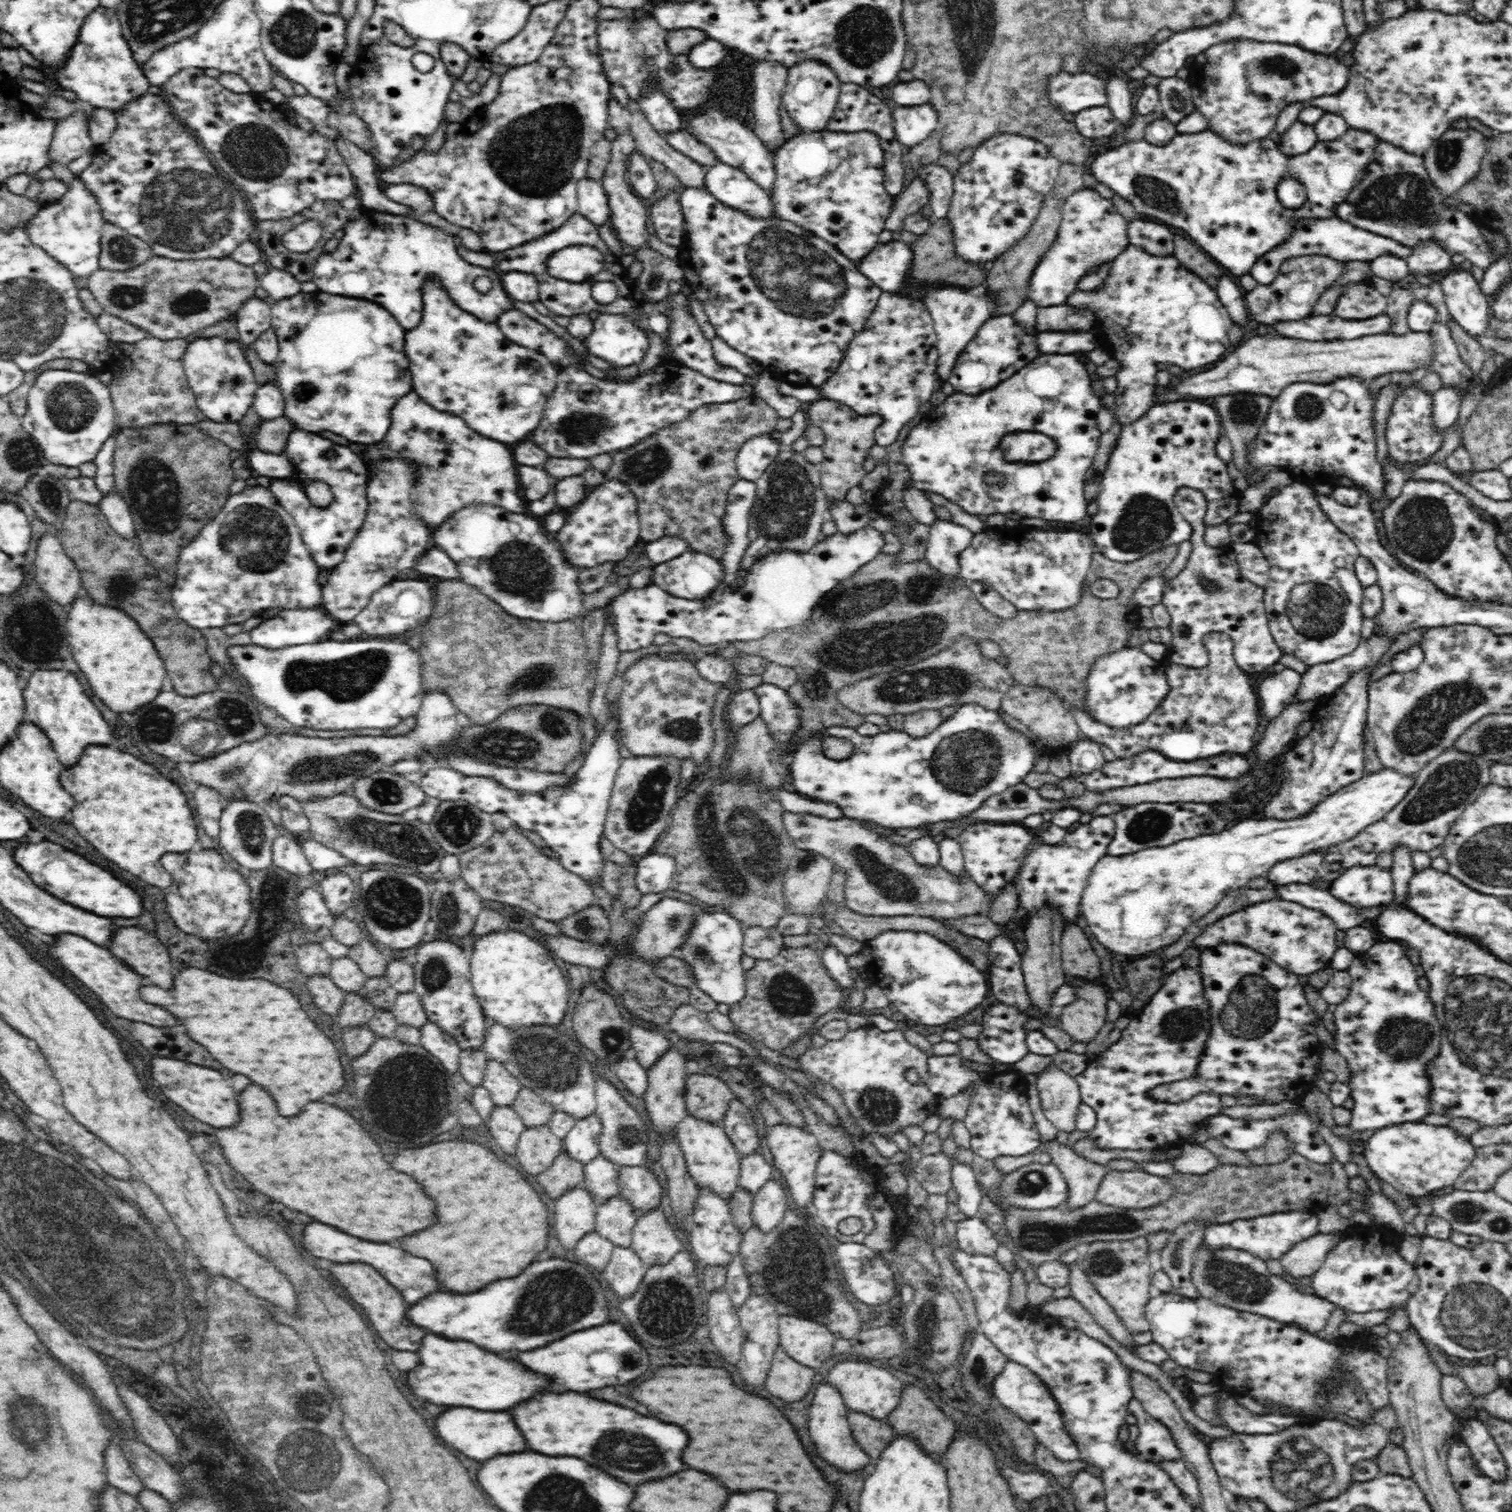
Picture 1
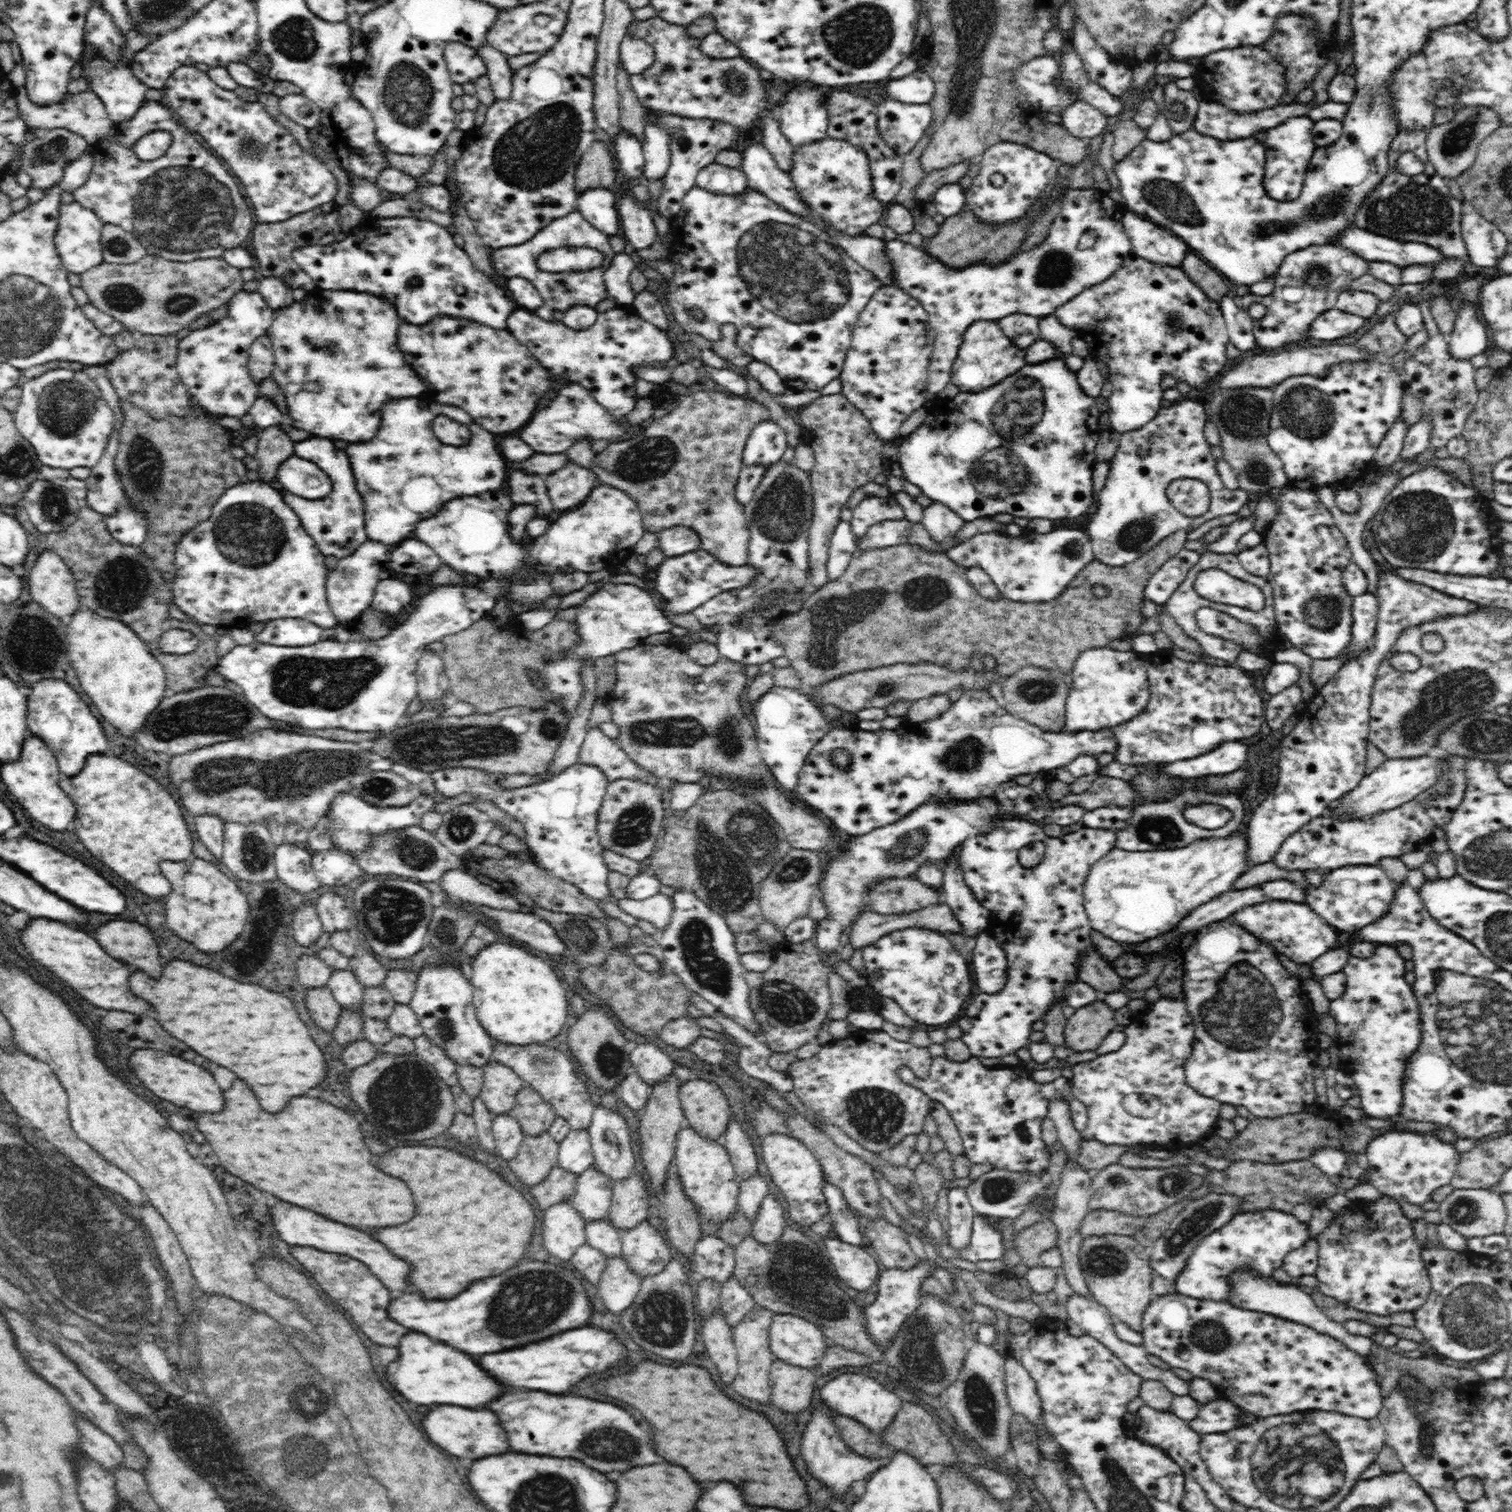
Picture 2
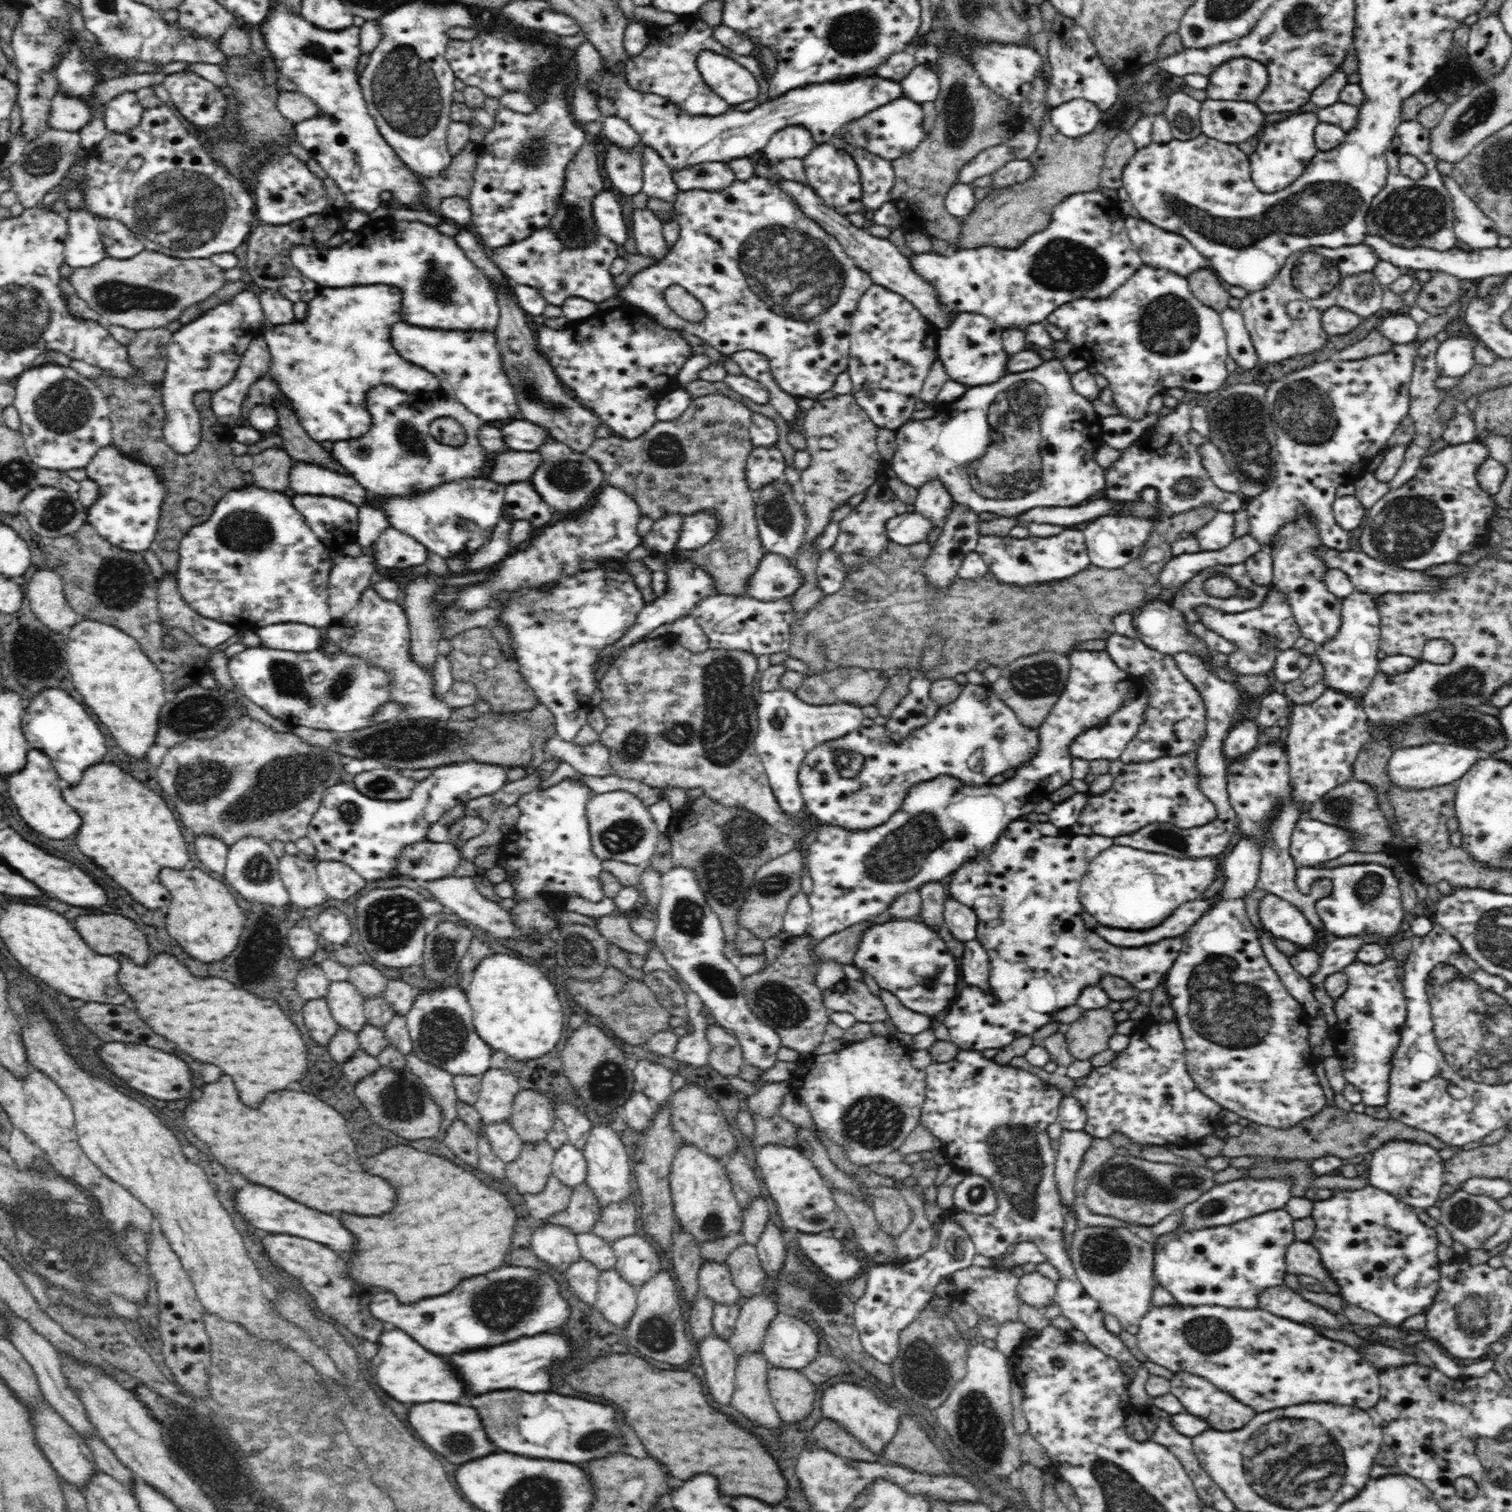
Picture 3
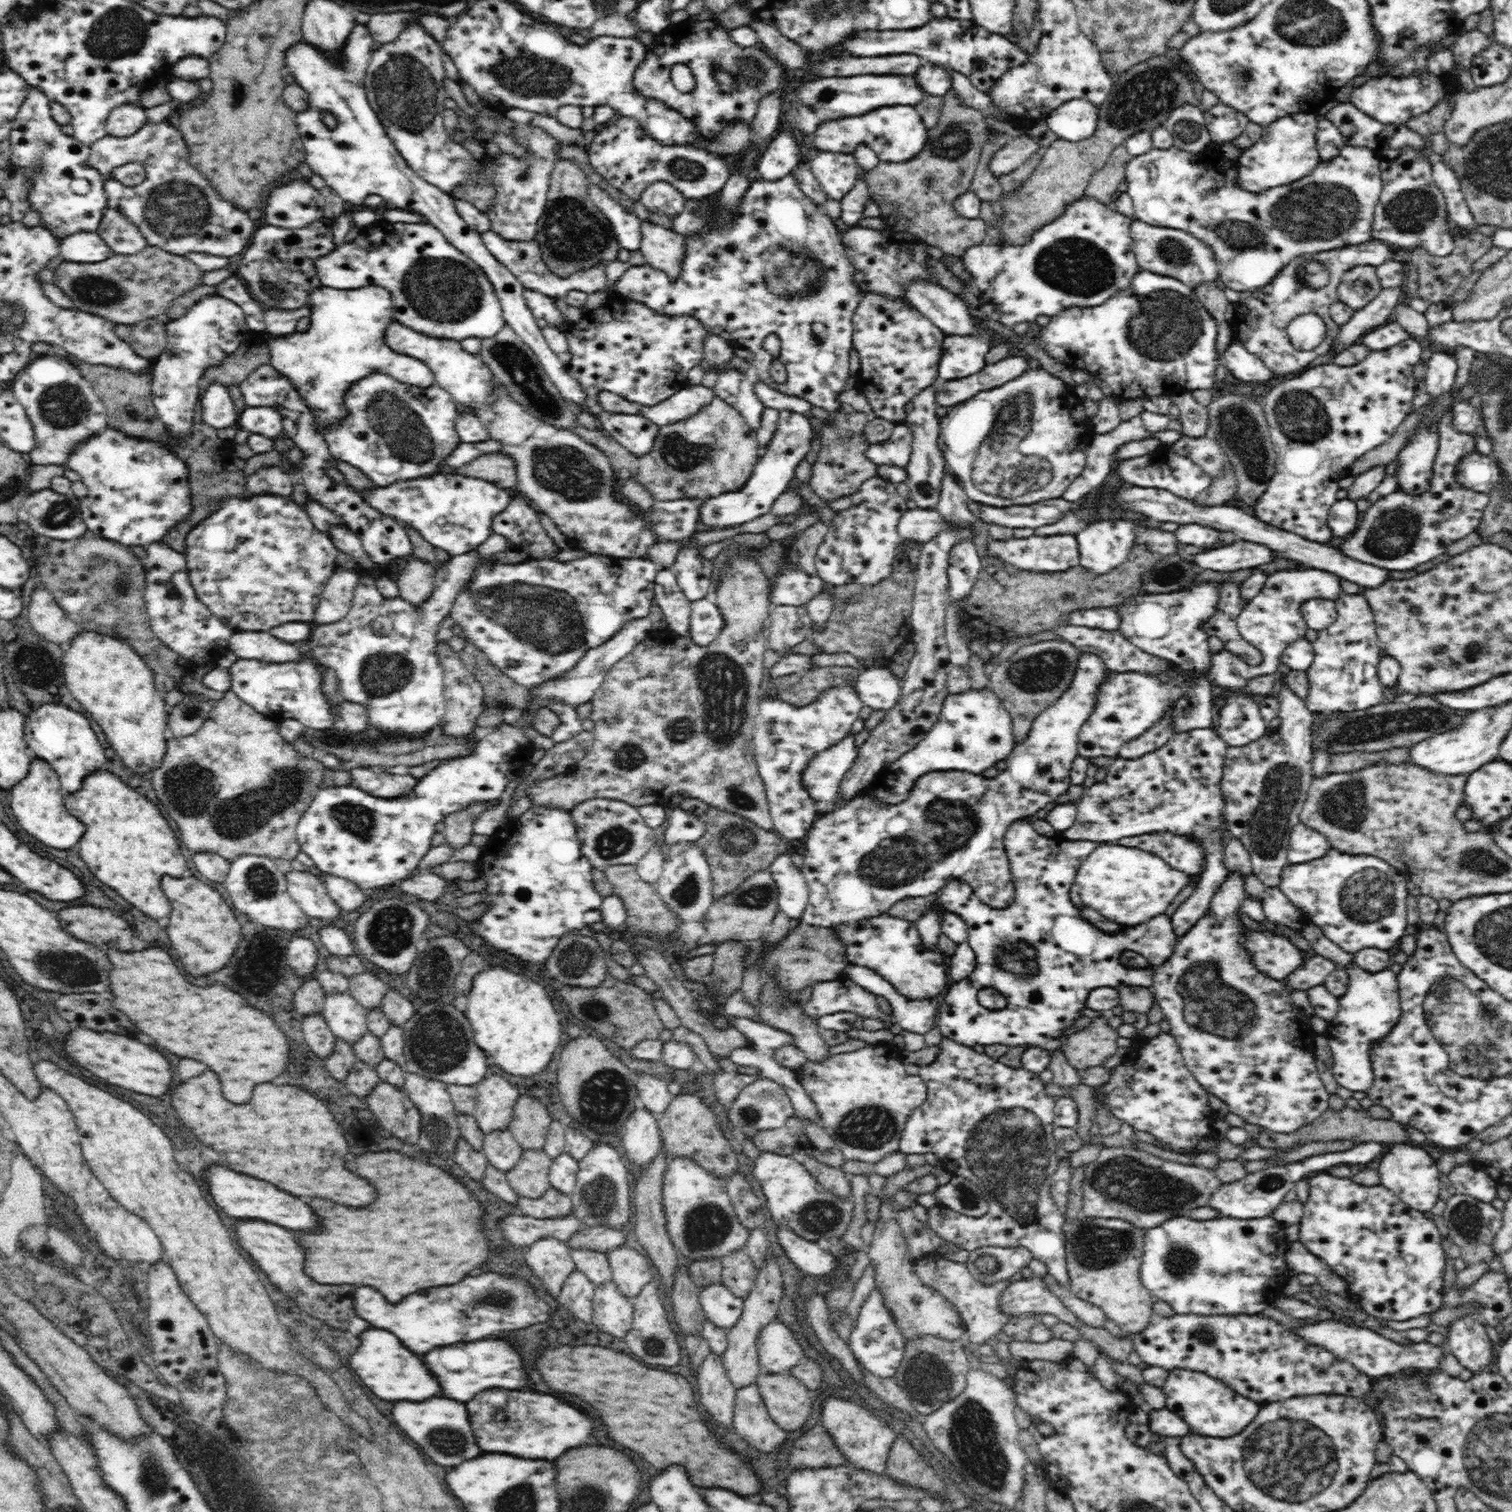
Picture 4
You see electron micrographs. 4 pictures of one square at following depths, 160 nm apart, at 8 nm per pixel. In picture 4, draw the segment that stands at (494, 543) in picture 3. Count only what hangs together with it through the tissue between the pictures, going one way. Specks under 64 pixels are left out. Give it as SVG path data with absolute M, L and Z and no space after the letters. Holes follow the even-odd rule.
M477 550L451 557L445 564L438 564L434 577L433 593L419 605L407 603L404 599L382 598L376 590L374 578L362 578L356 585L354 604L350 612L336 624L314 625L312 636L300 644L289 644L276 638L268 631L239 631L230 638L228 649L239 659L261 660L262 662L300 662L316 660L314 664L325 670L332 668L338 678L337 690L341 700L363 704L367 708L368 725L377 728L383 736L414 740L434 726L440 725L445 715L444 670L437 655L438 628L442 620L451 612L453 600L462 587L470 582L476 568L485 562L477 555Z

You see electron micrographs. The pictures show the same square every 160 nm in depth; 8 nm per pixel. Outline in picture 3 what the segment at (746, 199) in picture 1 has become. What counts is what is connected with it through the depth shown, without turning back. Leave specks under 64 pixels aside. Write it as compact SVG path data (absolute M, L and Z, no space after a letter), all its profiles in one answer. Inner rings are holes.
M704 162L690 168L671 171L679 190L721 191L737 180L734 171L724 162Z

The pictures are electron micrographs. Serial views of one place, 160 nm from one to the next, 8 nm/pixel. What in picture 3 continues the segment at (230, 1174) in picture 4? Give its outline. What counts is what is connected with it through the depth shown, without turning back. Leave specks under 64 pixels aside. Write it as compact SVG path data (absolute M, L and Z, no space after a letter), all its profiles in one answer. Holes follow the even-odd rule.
M246 1184L244 1188L238 1190L236 1198L234 1198L234 1206L236 1210L248 1220L252 1222L256 1228L266 1230L270 1234L294 1234L300 1238L308 1238L320 1244L330 1246L332 1250L340 1250L340 1252L352 1252L354 1246L354 1238L352 1234L342 1226L342 1222L326 1212L318 1212L312 1210L308 1206L302 1206L266 1186L258 1186L258 1184Z

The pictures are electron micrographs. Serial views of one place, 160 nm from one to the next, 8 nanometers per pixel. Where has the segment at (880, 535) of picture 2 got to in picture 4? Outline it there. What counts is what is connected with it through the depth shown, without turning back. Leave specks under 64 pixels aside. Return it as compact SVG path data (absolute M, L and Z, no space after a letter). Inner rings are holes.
M916 508L900 517L897 530L903 541L923 545L938 537L944 530L954 531L958 528L957 522L945 522L935 509Z

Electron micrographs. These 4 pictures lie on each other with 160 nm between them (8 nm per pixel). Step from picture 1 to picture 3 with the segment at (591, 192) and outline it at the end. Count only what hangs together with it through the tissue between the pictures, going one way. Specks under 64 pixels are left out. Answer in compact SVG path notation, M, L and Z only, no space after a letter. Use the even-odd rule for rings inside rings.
M604 190L594 197L592 215L600 234L607 236L617 246L624 245L628 240L628 226L622 215L622 206L611 191Z

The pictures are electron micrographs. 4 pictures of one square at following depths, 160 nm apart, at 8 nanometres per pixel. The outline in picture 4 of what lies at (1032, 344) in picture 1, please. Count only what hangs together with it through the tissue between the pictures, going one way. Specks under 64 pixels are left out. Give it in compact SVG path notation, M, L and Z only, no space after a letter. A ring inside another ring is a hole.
M974 317L980 332L974 336L948 336L942 340L938 376L944 380L959 379L976 374L986 366L986 356L992 350L992 329L982 323L983 319Z

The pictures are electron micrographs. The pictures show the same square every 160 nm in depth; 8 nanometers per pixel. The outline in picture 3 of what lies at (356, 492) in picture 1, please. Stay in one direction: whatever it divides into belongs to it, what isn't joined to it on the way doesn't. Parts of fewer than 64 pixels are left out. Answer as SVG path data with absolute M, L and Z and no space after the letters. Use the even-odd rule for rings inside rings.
M294 495L293 506L298 506L300 514L304 516L313 534L319 538L329 550L341 550L349 544L357 542L357 532L359 526L359 511L354 504L342 500L338 497L318 496L318 495Z

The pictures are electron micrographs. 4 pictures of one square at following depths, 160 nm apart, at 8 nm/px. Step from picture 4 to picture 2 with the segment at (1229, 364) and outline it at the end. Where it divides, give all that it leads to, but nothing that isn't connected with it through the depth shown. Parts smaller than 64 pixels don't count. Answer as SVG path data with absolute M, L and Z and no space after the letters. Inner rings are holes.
M1227 295L1222 298L1220 308L1225 318L1226 328L1229 334L1229 342L1232 342L1240 352L1248 352L1256 346L1256 337L1253 334L1253 319L1246 309L1239 307L1235 298Z

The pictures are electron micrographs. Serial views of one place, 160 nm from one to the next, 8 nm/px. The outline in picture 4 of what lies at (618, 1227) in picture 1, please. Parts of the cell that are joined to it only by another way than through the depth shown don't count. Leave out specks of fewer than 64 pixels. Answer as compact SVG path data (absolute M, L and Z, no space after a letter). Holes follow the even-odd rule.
M576 1248L576 1250L571 1250L570 1256L576 1264L577 1270L585 1274L590 1282L598 1286L611 1280L611 1268L607 1253Z

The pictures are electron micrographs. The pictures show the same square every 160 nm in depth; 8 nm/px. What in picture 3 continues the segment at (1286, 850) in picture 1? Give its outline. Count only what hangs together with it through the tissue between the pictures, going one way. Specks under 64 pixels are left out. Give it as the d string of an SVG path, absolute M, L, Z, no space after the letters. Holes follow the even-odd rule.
M1426 743L1415 747L1394 749L1386 771L1389 772L1391 783L1396 787L1427 789L1457 782L1484 756L1484 752L1476 747L1448 743ZM1112 845L1090 861L1081 880L1080 902L1083 910L1108 927L1146 930L1157 927L1180 904L1200 899L1221 869L1220 857L1174 858L1131 846Z

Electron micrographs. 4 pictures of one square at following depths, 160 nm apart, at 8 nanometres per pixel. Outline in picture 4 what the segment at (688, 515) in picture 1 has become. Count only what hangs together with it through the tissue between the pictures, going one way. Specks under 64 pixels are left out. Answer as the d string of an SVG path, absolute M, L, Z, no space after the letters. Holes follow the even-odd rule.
M716 396L694 416L676 424L660 426L652 450L642 456L632 454L600 428L590 430L578 424L575 433L608 457L612 470L618 473L620 485L628 479L635 479L645 486L654 500L716 498L739 489L750 478L759 459L757 431L735 408ZM736 545L736 554L733 560L727 565L727 568L723 569L723 578L718 582L716 588L712 588L711 597L724 619L724 628L718 634L718 638L711 644L708 644L708 646L698 646L685 636L676 637L672 640L659 640L654 642L647 640L634 646L632 651L626 656L623 656L616 664L613 664L612 668L606 672L600 688L596 690L590 701L593 710L589 718L594 722L594 728L589 733L592 739L592 749L589 750L589 753L582 760L579 760L571 768L571 771L566 772L562 777L554 776L554 778L548 778L548 780L538 780L532 786L527 786L525 794L530 797L533 806L547 806L548 808L571 810L577 804L584 801L593 798L607 798L641 807L668 802L674 794L689 794L691 797L696 797L704 801L709 806L714 806L720 810L725 810L726 812L731 812L732 814L748 819L750 822L754 822L756 826L764 828L764 830L772 830L773 822L769 815L765 786L759 774L755 751L751 746L755 716L759 712L759 702L762 700L762 680L764 680L764 674L766 674L766 671L764 671L764 652L768 648L766 645L767 634L765 633L765 628L772 609L770 599L768 599L771 589L768 584L768 579L764 575L757 560L748 557L748 549L750 548Z

